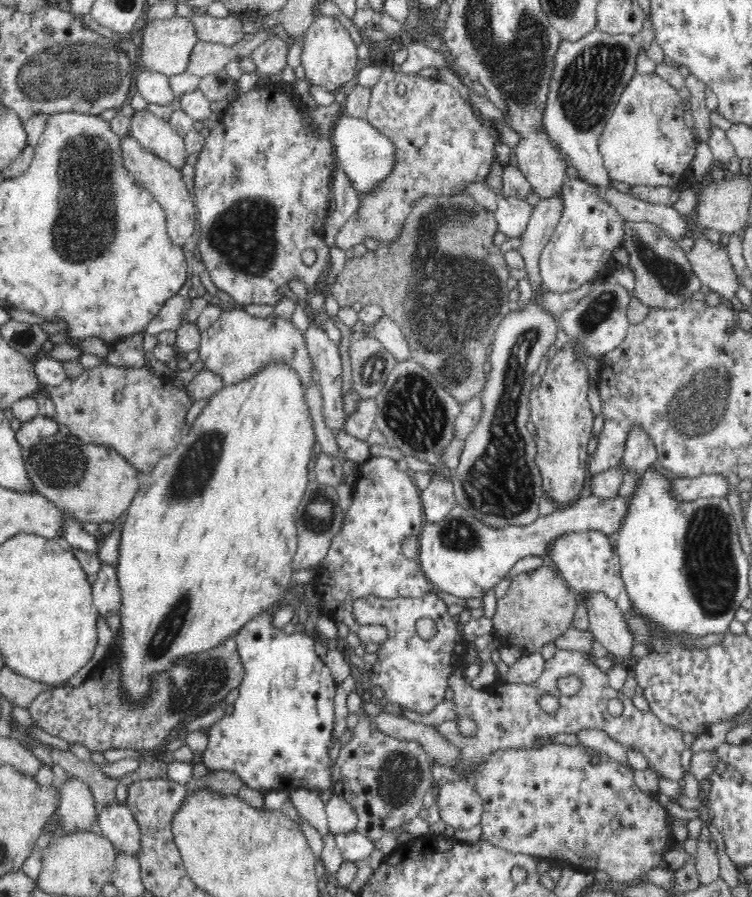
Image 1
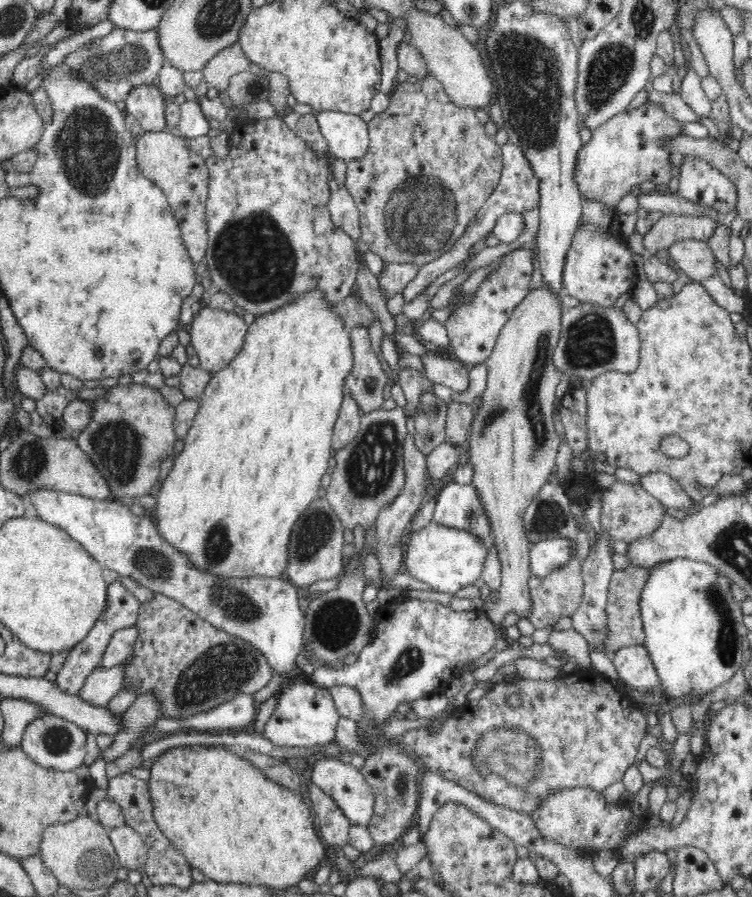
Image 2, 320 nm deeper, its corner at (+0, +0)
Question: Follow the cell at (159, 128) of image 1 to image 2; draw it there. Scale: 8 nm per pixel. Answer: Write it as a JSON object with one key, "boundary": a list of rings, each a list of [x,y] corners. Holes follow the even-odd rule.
{"boundary":[[[142,83],[140,87],[134,87],[124,102],[127,114],[140,123],[142,132],[162,132],[168,130],[164,95],[156,83]]]}

